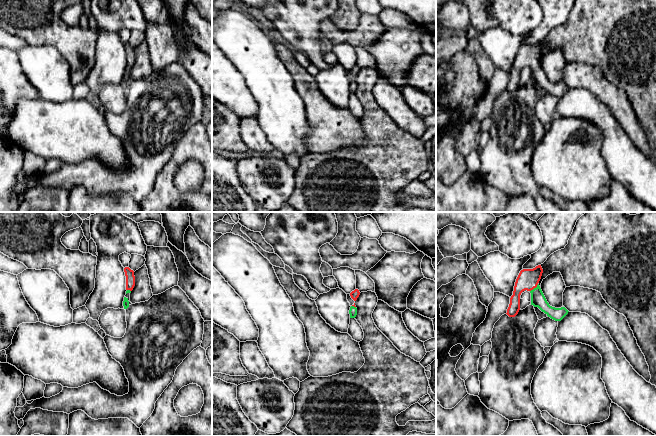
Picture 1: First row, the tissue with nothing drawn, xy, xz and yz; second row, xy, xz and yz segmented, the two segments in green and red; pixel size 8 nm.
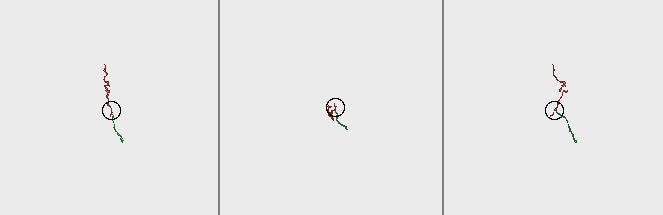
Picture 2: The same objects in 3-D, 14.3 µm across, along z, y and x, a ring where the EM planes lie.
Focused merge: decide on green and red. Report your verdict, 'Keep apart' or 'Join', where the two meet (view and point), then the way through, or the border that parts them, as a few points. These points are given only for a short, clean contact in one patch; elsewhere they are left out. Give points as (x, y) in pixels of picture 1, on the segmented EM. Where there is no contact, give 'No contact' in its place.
Join. Touches green at yz (534, 288). Path across: yz (538, 299), (534, 288), (528, 279)

